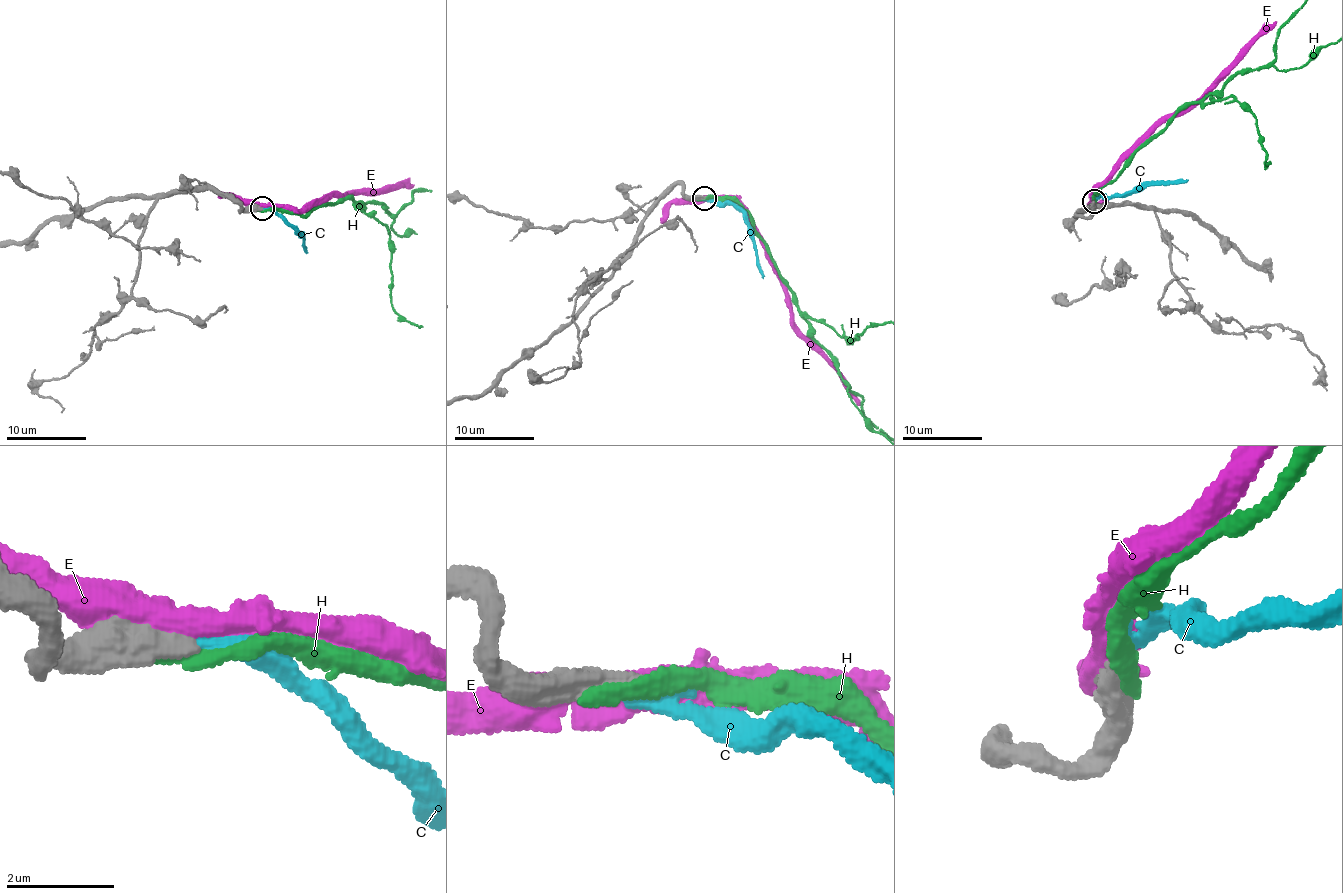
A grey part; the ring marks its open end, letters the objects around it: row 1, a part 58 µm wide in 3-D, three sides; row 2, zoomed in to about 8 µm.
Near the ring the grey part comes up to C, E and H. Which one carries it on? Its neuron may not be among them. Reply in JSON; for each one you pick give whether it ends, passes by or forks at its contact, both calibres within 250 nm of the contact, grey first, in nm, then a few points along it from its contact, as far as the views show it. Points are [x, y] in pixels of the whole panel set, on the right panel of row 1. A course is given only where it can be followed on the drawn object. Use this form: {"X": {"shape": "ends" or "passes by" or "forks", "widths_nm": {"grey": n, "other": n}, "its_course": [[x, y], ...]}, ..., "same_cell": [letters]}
{"C": {"shape": "passes by", "widths_nm": {"grey": 460, "other": 240}, "its_course": [[1093, 201], [1098, 194], [1129, 196], [1151, 183], [1172, 184], [1188, 180]]}, "same_cell": ["C"]}

